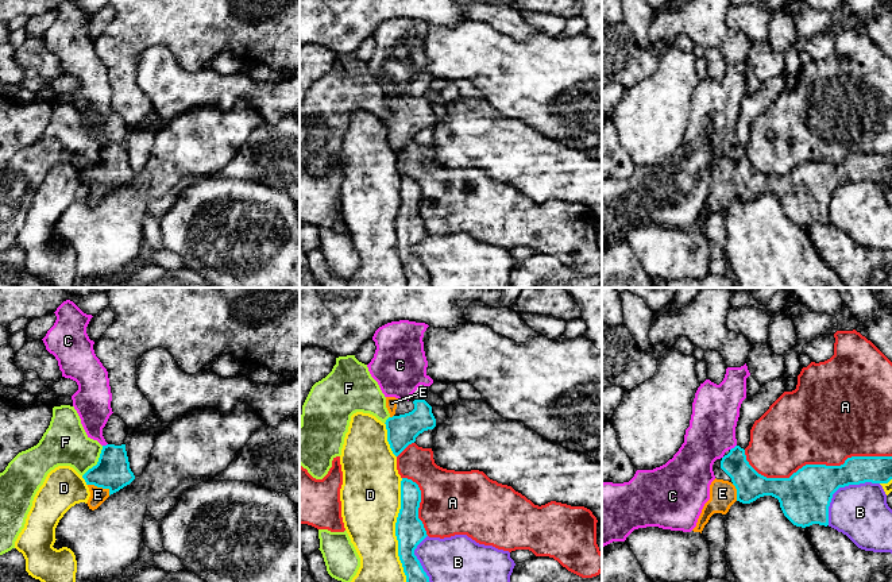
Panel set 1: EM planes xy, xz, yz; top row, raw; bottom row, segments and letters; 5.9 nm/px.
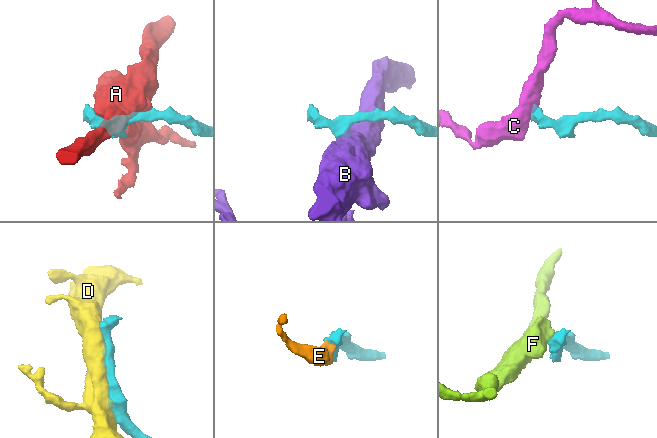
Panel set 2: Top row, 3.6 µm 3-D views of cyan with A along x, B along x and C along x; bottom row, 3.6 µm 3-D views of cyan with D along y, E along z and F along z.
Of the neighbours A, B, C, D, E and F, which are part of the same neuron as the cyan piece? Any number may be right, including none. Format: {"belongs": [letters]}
{"belongs": ["E"]}

